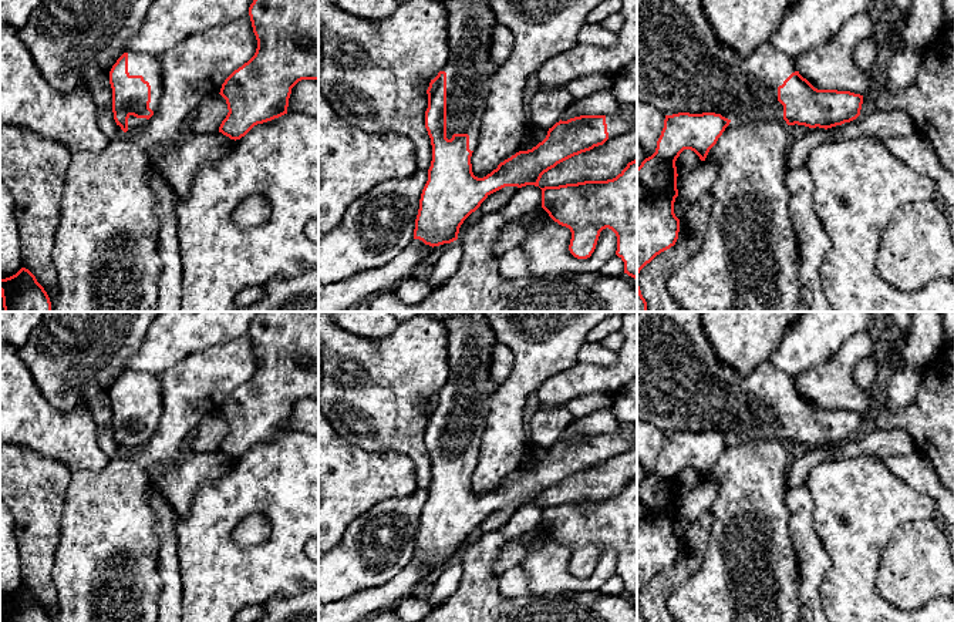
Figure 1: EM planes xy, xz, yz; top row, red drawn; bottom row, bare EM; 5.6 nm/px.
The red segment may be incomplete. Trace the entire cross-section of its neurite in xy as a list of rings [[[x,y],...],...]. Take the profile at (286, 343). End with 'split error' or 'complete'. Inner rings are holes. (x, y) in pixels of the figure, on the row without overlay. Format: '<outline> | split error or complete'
[[[260,312],[249,326],[257,359],[254,374],[222,403],[227,434],[219,451],[240,458],[254,444],[287,433],[291,407],[301,399],[318,399],[318,312]]] | complete

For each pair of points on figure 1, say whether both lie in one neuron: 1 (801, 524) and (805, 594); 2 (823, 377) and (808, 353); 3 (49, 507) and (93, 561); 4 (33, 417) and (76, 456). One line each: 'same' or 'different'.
1: same
2: different
3: different
4: same

